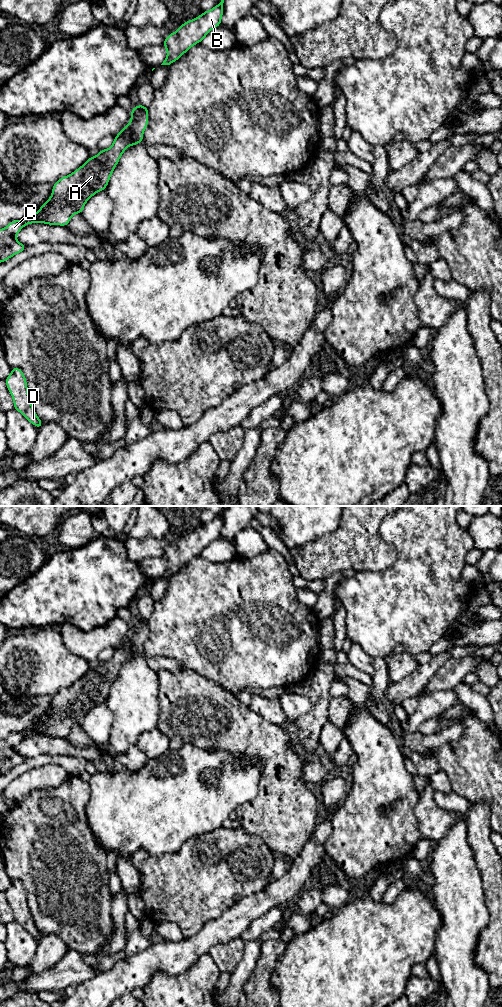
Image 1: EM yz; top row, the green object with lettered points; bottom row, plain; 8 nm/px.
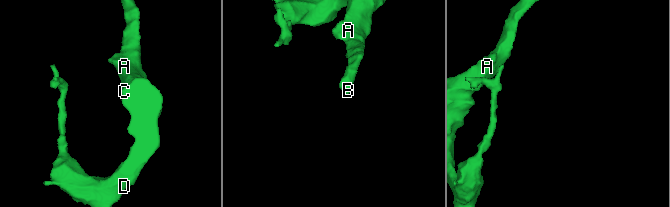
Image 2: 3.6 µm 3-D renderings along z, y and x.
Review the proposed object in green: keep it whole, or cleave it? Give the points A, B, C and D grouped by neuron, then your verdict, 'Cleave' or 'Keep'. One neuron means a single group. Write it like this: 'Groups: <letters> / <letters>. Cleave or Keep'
Groups: A B C D. Keep

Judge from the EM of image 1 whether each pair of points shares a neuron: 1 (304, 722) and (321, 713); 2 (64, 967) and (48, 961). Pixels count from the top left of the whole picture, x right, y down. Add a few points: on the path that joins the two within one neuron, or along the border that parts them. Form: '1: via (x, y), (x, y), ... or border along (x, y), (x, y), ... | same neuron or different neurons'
1: via (308, 722), (312, 722), (317, 717) | same neuron
2: border along (68, 949), (53, 966), (34, 975) | different neurons

